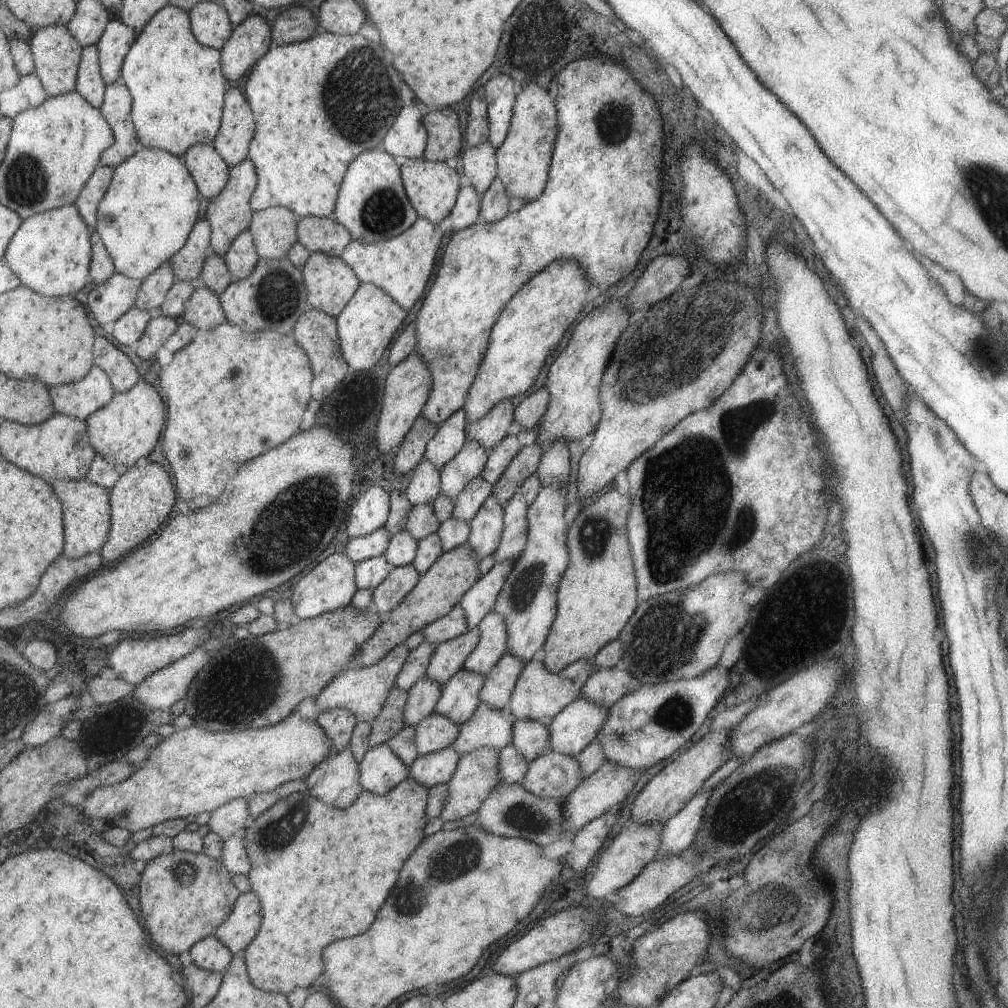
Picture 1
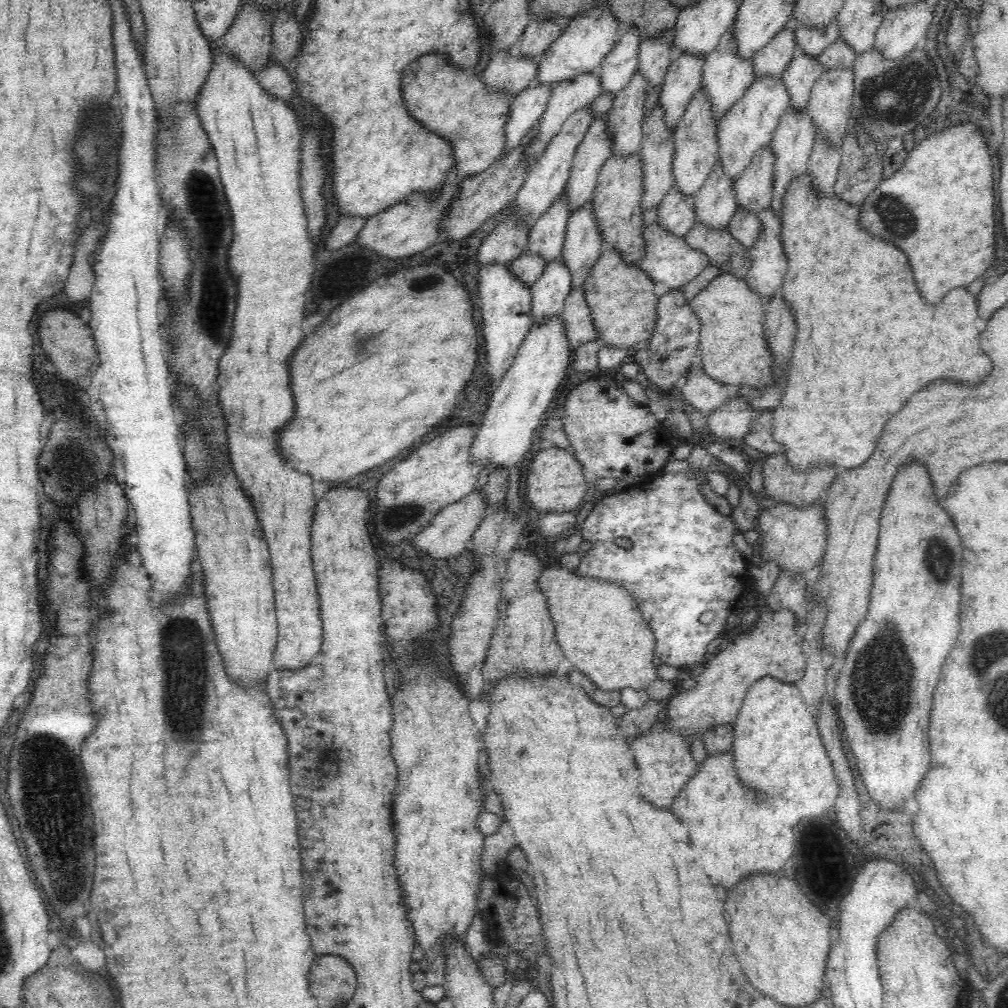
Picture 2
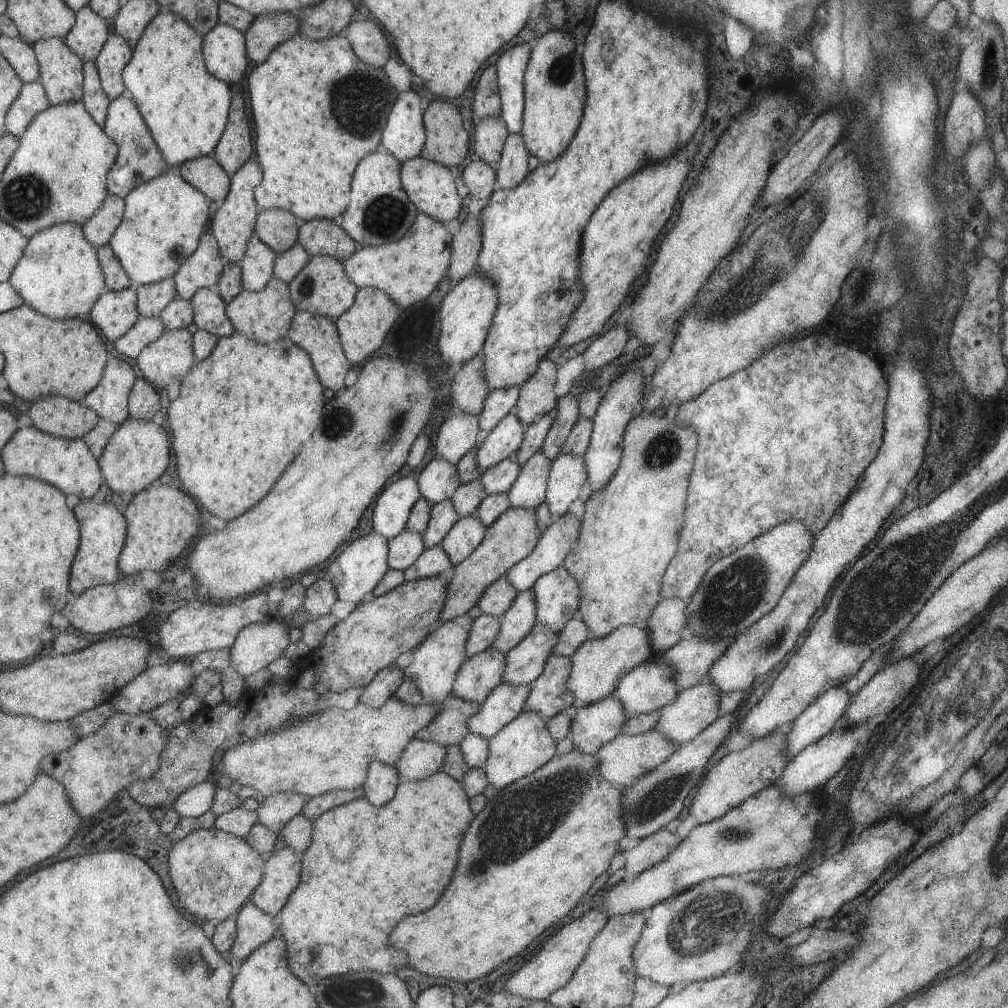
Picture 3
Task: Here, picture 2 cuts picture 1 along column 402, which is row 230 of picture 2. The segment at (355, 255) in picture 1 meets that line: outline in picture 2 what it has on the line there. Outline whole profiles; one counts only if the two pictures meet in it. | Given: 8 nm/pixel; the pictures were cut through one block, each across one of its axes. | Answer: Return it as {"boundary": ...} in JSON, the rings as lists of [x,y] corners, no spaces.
{"boundary":[[[217,42],[209,44],[213,66],[198,96],[197,113],[202,128],[218,159],[218,171],[226,203],[232,215],[232,242],[228,246],[226,265],[236,281],[236,310],[228,346],[218,358],[218,398],[225,416],[228,455],[232,470],[252,503],[269,549],[273,574],[273,590],[277,614],[277,645],[272,670],[296,672],[310,666],[322,644],[322,621],[318,610],[318,594],[311,560],[311,527],[314,494],[312,477],[296,471],[284,461],[276,447],[278,430],[292,420],[294,398],[288,377],[288,358],[304,338],[303,319],[311,293],[310,278],[314,272],[314,243],[309,238],[307,216],[300,188],[301,138],[300,113],[293,104],[271,98],[240,62],[217,52]]]}

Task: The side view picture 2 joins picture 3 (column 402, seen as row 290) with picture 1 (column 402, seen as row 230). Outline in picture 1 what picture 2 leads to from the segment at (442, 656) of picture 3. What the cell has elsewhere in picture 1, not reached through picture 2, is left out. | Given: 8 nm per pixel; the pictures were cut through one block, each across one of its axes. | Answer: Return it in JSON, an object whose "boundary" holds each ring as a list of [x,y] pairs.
{"boundary":[[[403,643],[394,646],[383,658],[371,666],[349,666],[344,674],[333,677],[321,690],[316,698],[316,707],[323,710],[341,707],[351,713],[356,722],[373,722],[383,708],[388,692],[395,685],[409,650]]]}

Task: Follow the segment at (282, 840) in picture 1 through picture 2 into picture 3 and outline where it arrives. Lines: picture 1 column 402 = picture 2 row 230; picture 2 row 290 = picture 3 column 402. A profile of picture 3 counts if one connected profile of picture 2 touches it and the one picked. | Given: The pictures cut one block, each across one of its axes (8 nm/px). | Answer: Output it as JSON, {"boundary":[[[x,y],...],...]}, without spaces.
{"boundary":[[[439,770],[421,780],[403,780],[397,786],[397,792],[395,792],[393,800],[387,802],[385,806],[375,808],[367,800],[351,800],[351,802],[347,802],[343,806],[330,808],[313,820],[311,844],[301,854],[301,882],[289,893],[287,902],[277,914],[277,933],[281,934],[286,944],[288,967],[299,980],[312,988],[316,982],[319,982],[325,976],[329,976],[329,974],[343,974],[345,970],[377,970],[381,974],[387,974],[387,972],[395,974],[399,968],[403,968],[407,964],[407,956],[401,950],[389,950],[387,948],[387,934],[397,926],[397,922],[403,916],[417,914],[417,912],[423,912],[423,910],[431,908],[437,902],[437,898],[443,894],[443,890],[447,888],[447,884],[451,880],[451,874],[455,870],[457,852],[459,852],[459,844],[461,844],[463,832],[467,830],[469,822],[475,816],[470,809],[468,798],[463,790],[461,781],[451,778],[443,770]]]}

